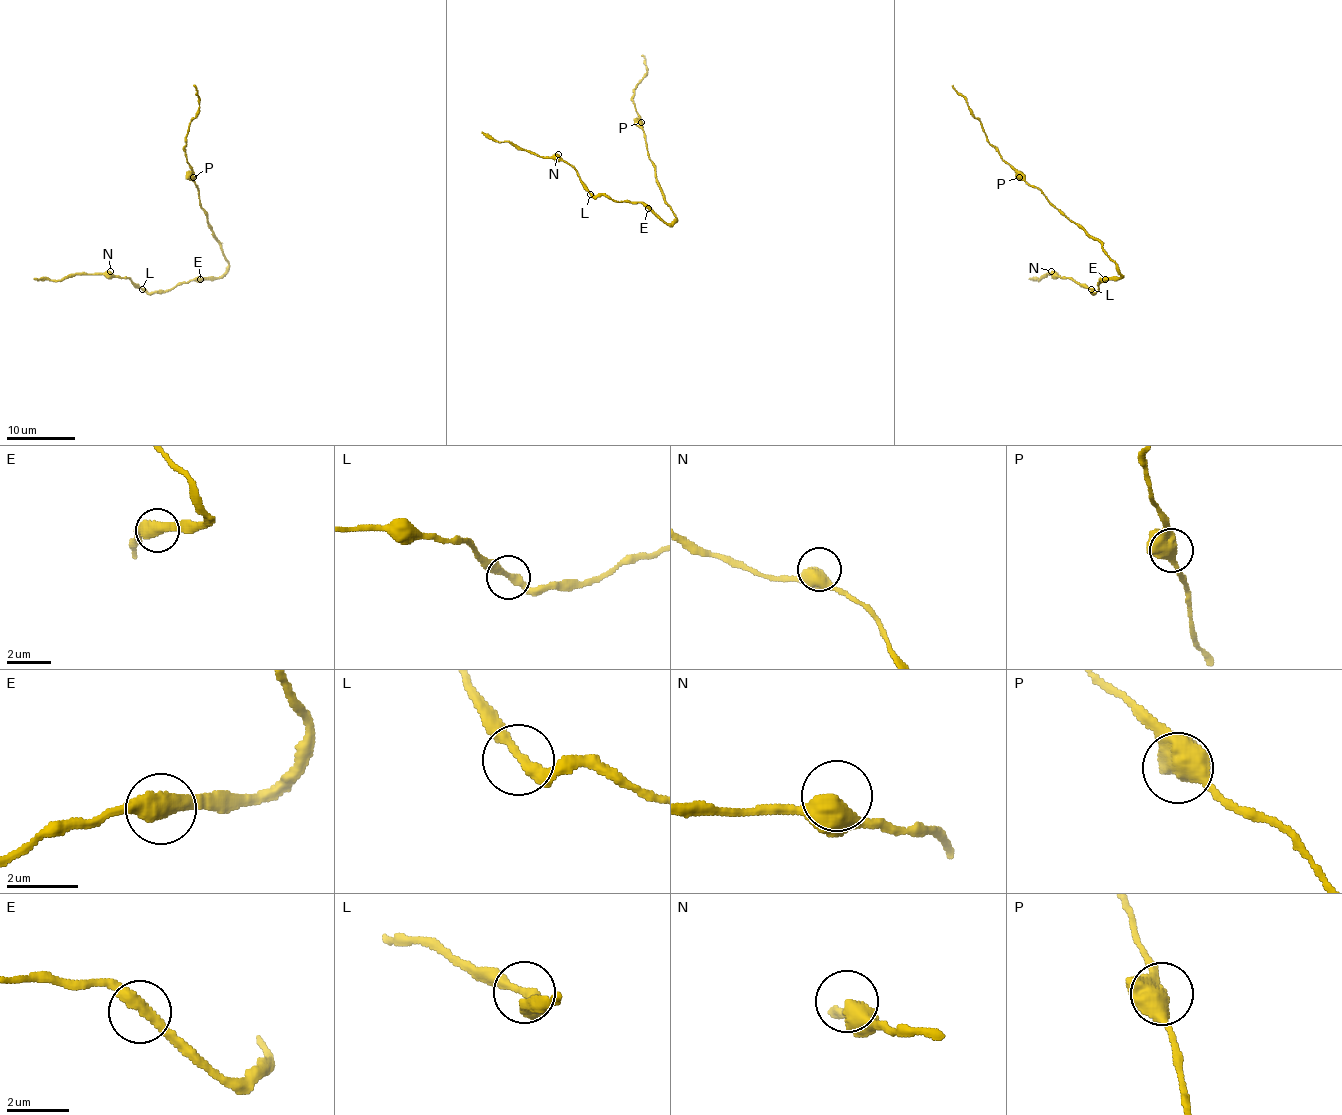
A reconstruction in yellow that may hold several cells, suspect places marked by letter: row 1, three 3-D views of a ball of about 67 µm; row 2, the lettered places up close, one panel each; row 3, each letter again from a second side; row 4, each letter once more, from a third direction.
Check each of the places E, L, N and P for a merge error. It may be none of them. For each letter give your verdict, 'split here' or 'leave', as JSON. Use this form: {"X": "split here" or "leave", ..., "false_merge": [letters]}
{"E": "leave", "L": "leave", "N": "leave", "P": "leave", "false_merge": []}

